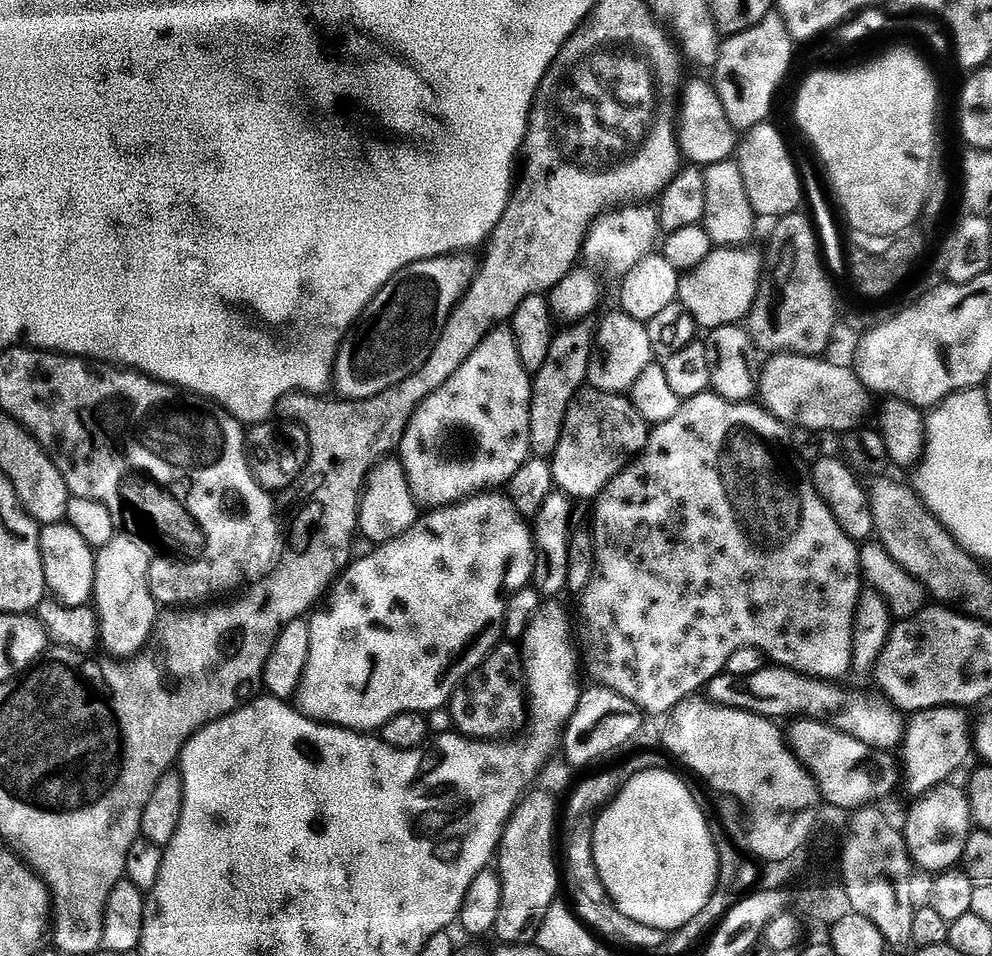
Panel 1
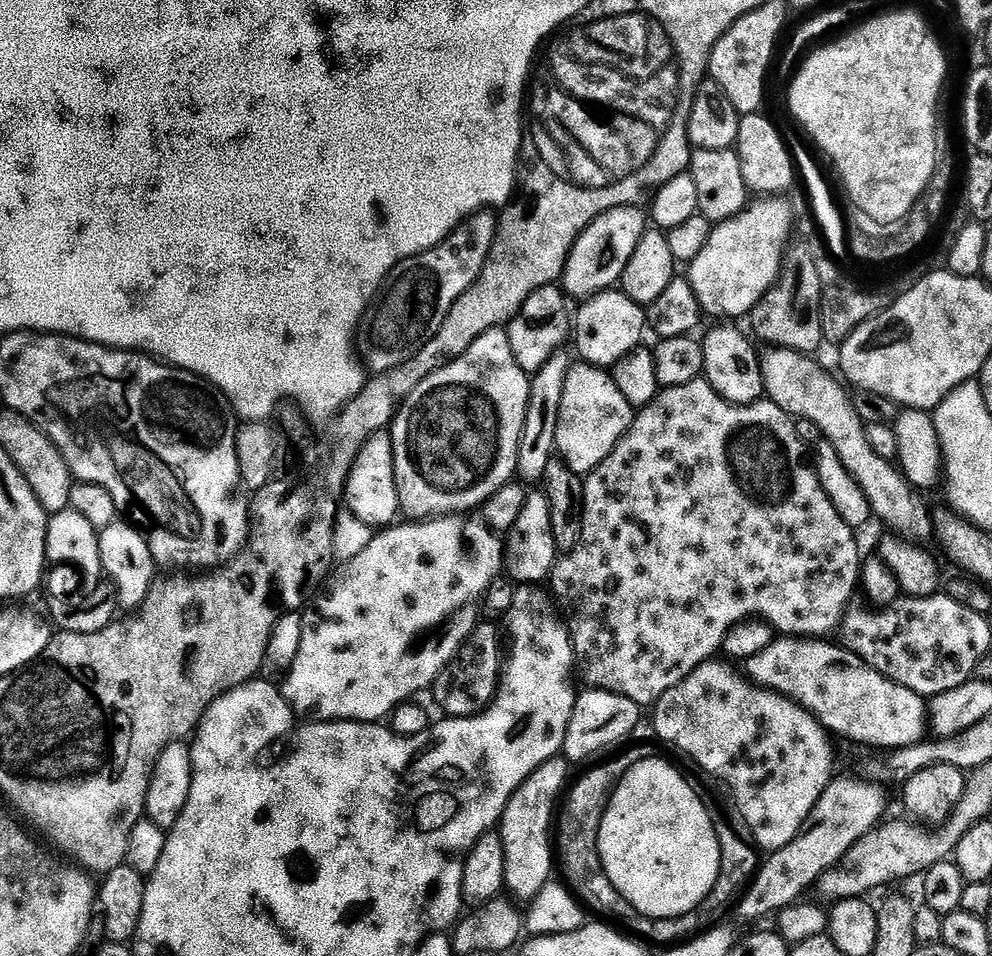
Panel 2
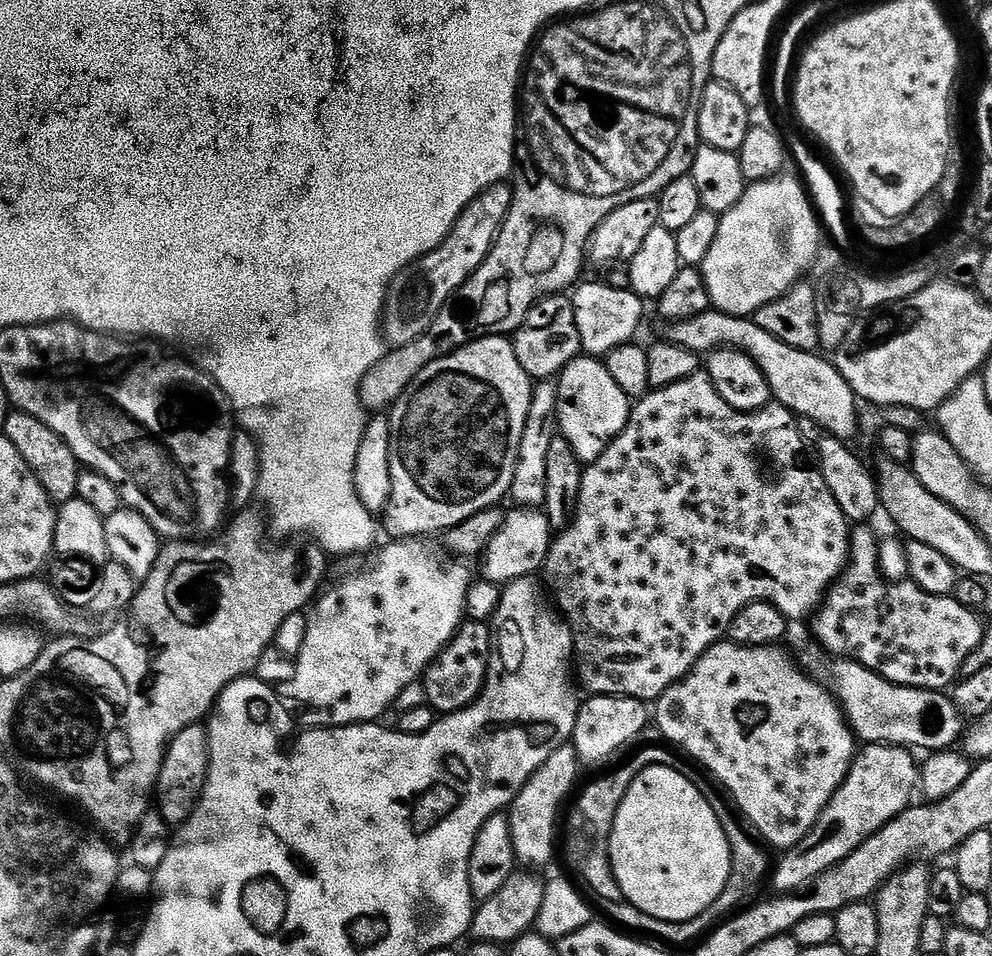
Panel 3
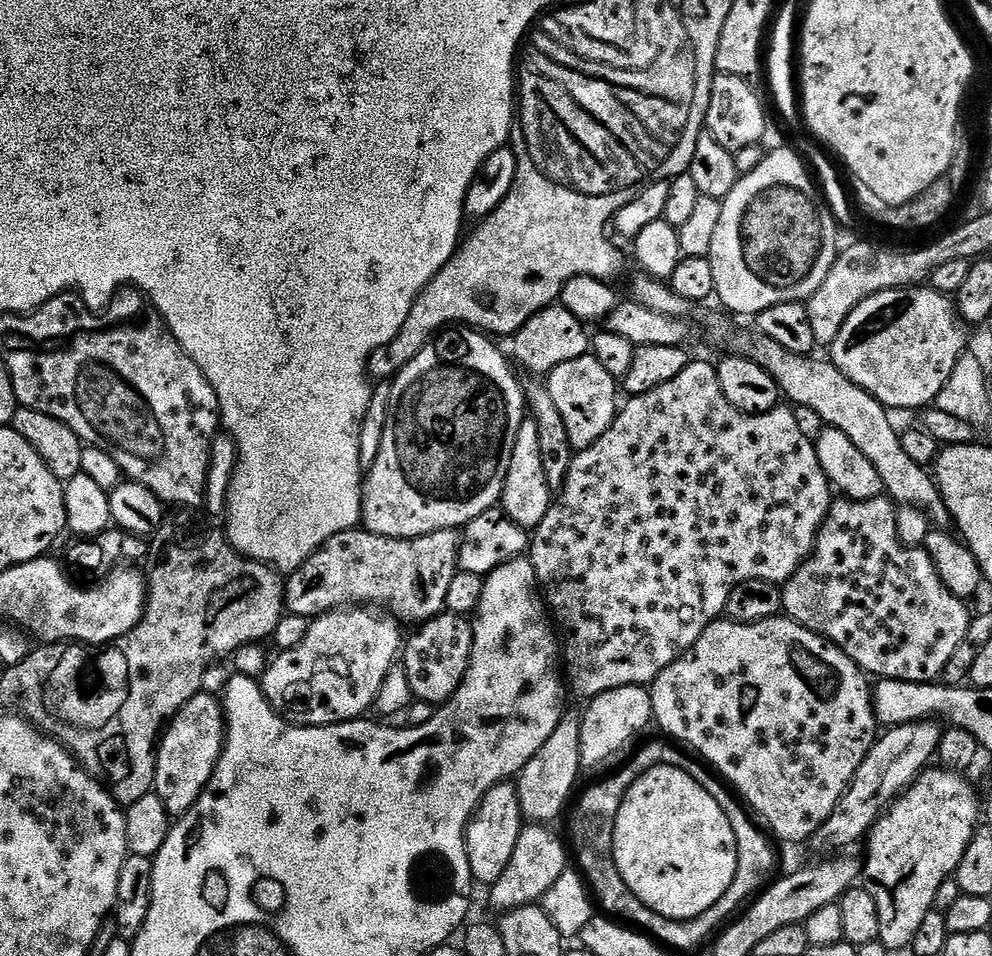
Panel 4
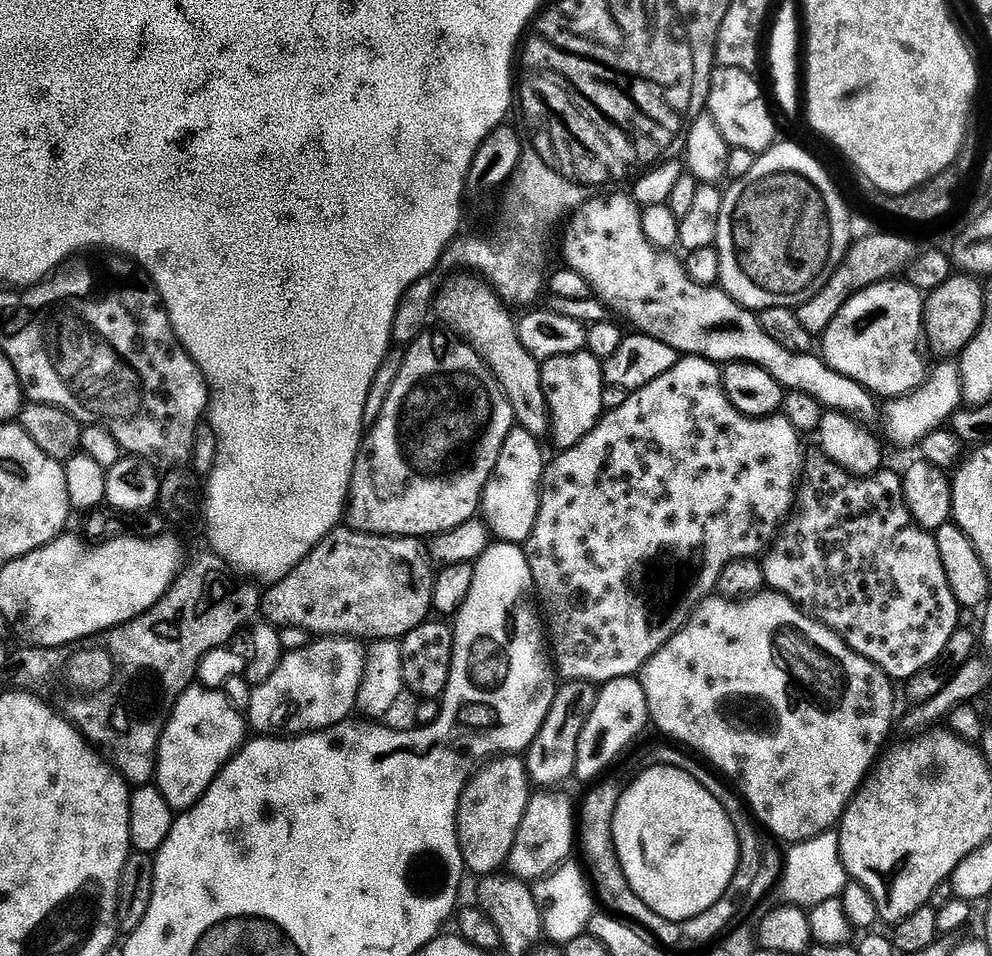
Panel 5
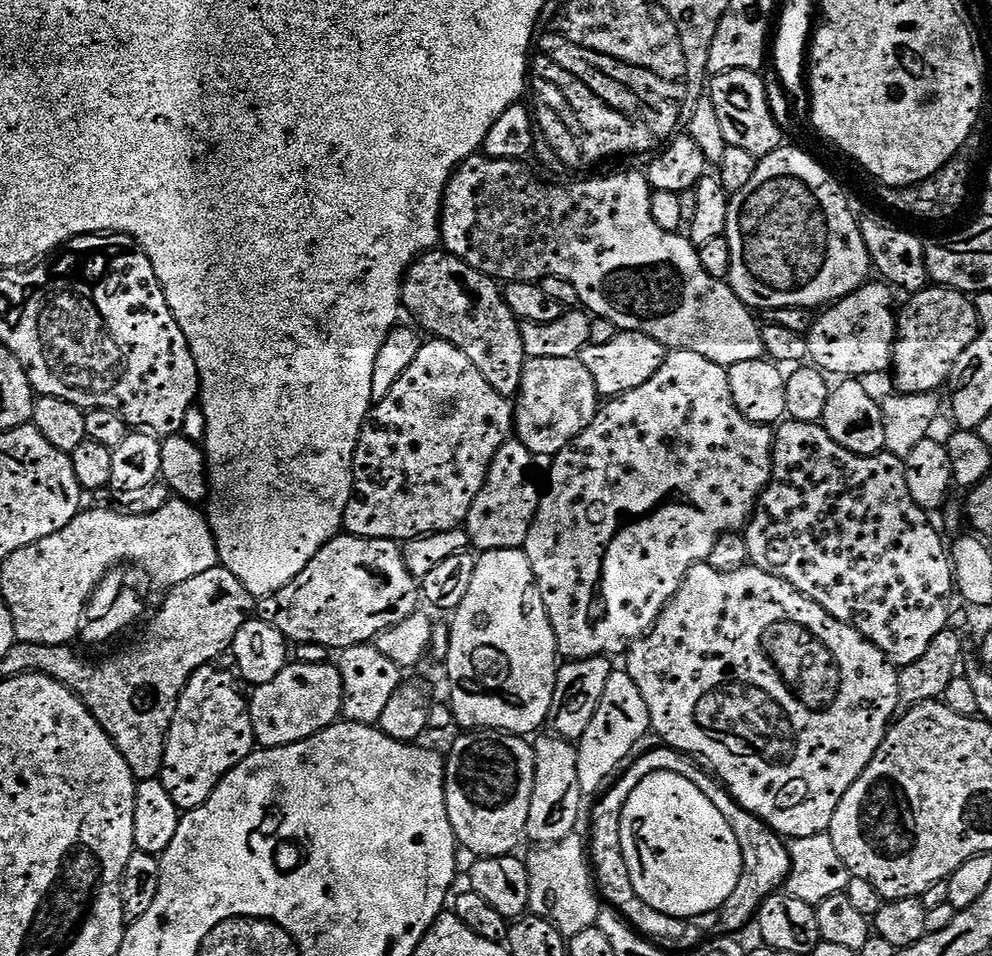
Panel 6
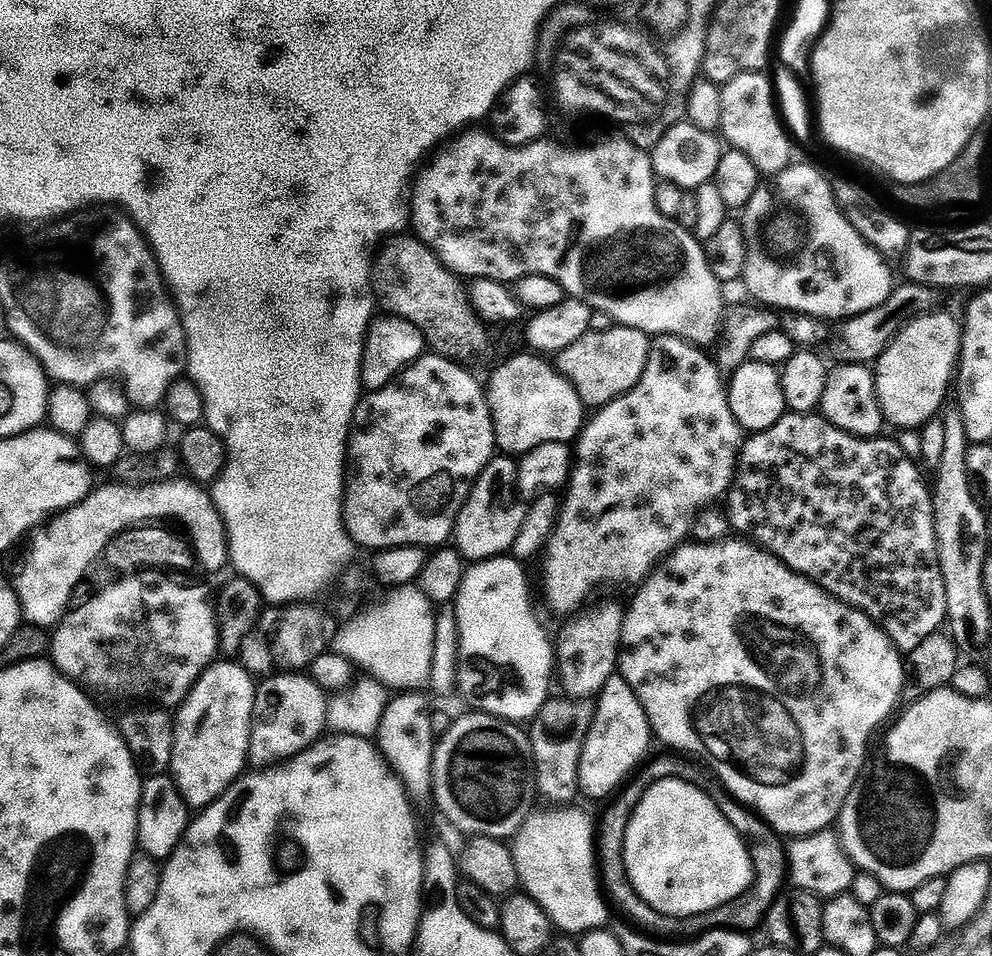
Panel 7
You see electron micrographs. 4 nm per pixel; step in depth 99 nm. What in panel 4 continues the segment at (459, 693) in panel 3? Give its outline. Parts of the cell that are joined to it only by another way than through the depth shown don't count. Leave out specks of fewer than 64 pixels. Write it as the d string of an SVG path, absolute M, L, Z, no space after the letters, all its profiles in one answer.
M445 610L433 620L425 620L413 632L416 633L409 640L407 637L402 648L402 667L410 681L412 695L427 704L443 706L466 678L470 654L474 650L472 620Z

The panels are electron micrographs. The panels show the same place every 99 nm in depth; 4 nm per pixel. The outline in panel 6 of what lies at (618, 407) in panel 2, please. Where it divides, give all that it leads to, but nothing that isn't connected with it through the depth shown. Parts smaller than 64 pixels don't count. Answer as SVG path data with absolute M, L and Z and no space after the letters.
M577 357L570 358L528 358L525 359L520 390L514 400L514 436L524 444L533 457L551 458L561 452L564 447L595 418L598 411L598 393L590 372Z

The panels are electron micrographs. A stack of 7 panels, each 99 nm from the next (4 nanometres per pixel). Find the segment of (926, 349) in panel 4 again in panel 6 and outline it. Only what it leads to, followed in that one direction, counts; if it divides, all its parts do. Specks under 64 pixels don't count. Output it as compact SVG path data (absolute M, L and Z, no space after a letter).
M869 282L825 307L819 313L821 316L813 319L812 328L806 334L808 360L821 372L836 378L887 373L892 366L892 345L896 343L898 331L898 312L895 307L892 309L892 295L893 289L887 283Z

